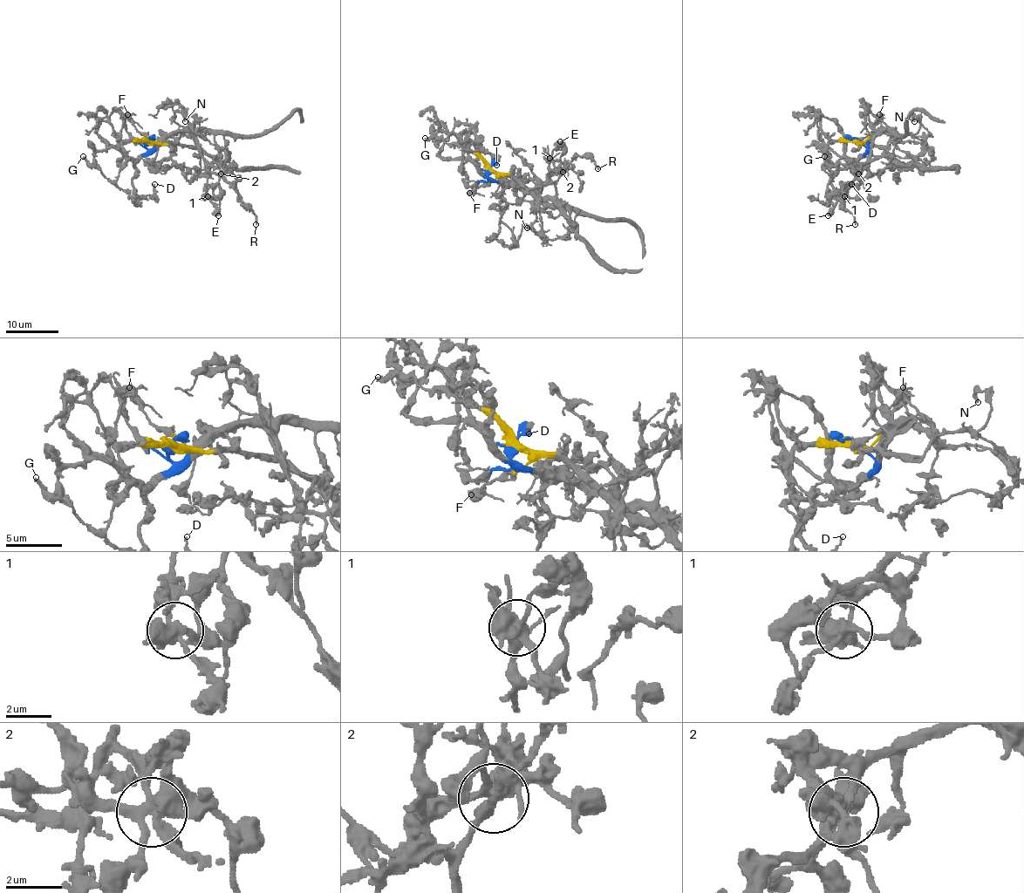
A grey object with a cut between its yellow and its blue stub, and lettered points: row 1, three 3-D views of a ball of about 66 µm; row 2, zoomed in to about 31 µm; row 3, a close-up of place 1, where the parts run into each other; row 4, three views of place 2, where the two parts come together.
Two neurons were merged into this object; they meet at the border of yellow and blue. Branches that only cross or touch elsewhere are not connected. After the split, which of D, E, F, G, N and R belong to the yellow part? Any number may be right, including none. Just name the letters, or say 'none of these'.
E, F, G, N, R

